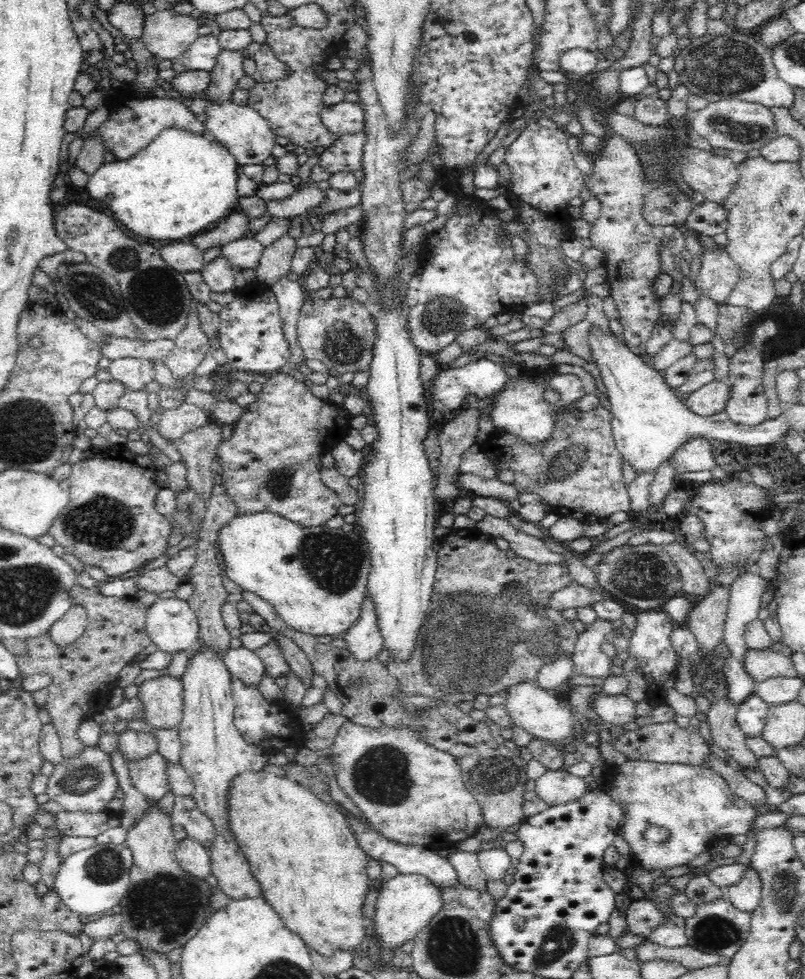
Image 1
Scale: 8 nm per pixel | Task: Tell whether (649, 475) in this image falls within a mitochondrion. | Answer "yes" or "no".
no

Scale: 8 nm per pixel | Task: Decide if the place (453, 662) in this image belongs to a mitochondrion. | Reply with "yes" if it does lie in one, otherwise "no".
yes

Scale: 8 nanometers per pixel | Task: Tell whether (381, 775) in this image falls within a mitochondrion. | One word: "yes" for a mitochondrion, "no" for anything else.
yes

